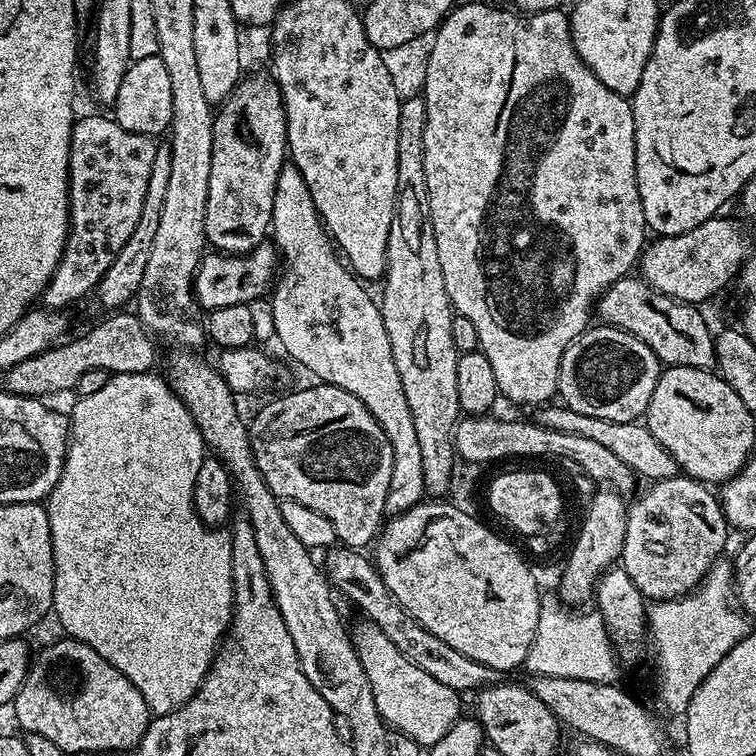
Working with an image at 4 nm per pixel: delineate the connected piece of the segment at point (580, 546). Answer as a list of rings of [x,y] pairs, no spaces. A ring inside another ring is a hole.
[[[596,490],[591,493],[588,513],[580,524],[580,533],[572,544],[572,553],[564,564],[564,573],[560,576],[559,599],[568,606],[584,606],[596,594],[596,584],[600,577],[619,561],[622,546],[626,542],[626,518],[628,509],[626,500],[619,492]],[[600,491],[600,492],[596,492]],[[580,604],[580,605],[576,605]]]

